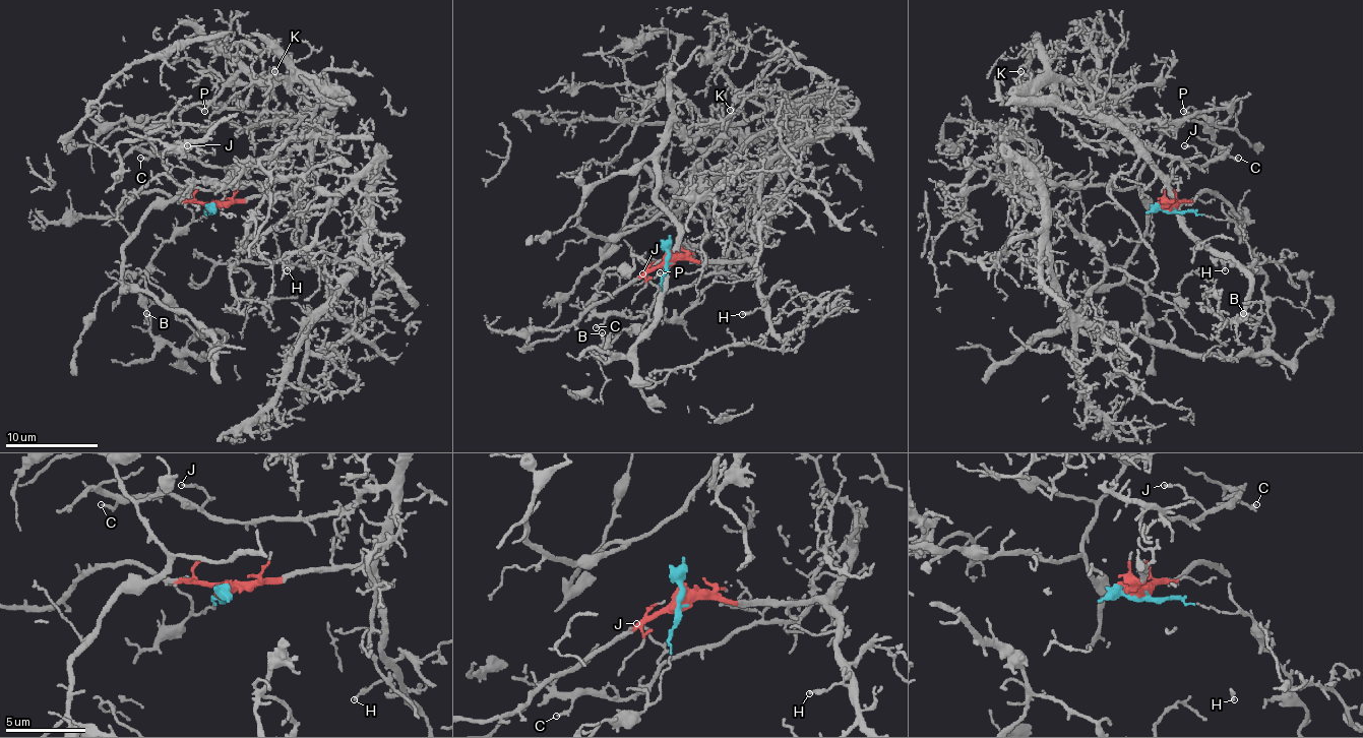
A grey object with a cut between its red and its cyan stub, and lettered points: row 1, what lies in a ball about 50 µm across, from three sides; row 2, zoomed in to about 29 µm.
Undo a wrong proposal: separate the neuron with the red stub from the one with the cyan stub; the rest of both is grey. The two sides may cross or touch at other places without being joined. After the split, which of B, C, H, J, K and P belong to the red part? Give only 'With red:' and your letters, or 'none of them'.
With red: C, H, J, K

